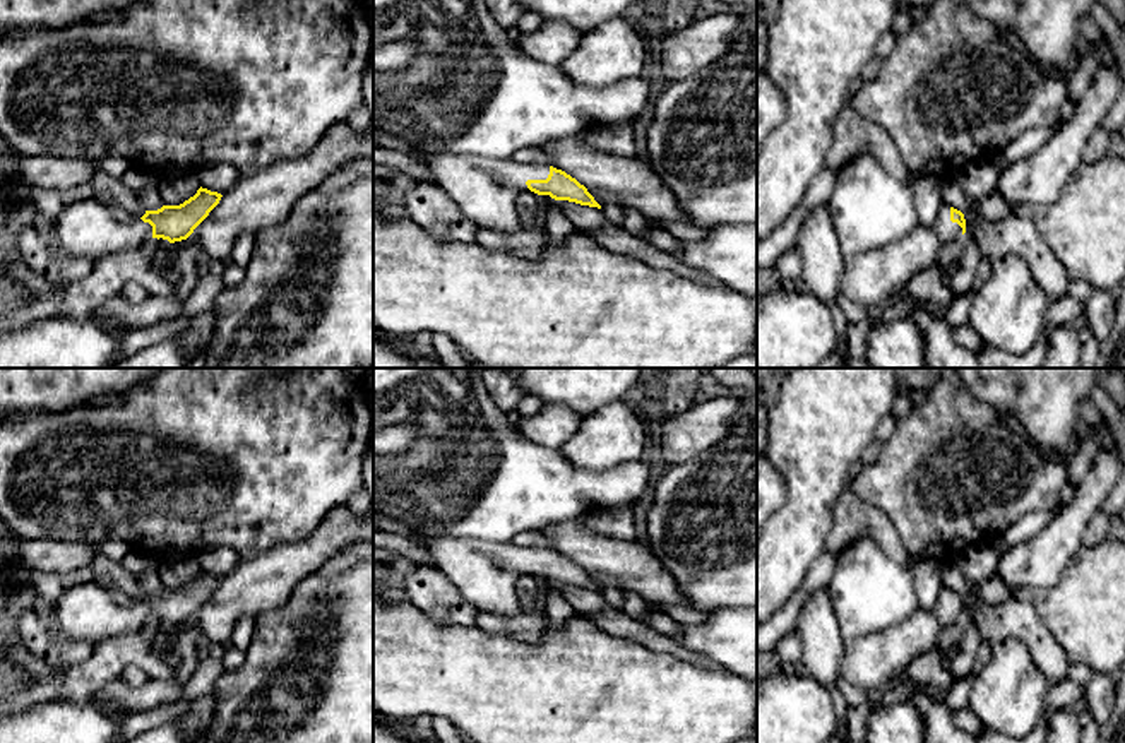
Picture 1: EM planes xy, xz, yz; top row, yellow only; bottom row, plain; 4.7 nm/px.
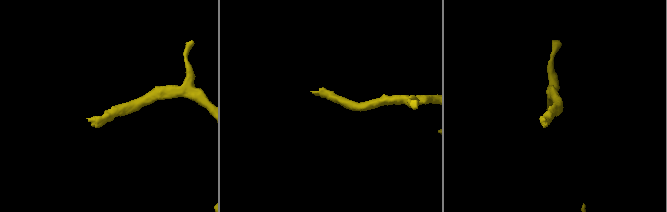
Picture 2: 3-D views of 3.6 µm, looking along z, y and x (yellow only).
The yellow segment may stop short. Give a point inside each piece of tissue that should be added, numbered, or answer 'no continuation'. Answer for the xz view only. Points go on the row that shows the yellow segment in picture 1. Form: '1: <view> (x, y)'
1: xz (485, 189)

